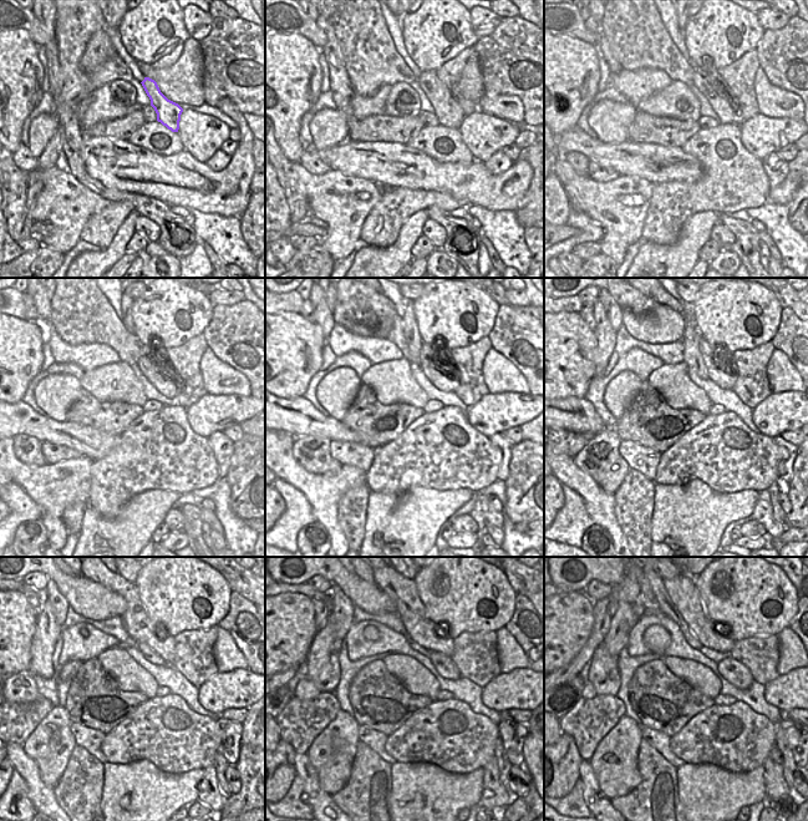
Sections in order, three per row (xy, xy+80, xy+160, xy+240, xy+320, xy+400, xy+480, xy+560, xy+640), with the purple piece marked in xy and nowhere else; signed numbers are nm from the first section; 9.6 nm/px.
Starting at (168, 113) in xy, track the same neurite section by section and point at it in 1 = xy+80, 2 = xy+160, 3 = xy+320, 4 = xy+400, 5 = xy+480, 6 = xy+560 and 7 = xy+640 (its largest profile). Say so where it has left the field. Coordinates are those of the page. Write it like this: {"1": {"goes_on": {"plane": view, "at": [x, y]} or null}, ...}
{"1": {"goes_on": {"plane": "xy+80", "at": [447, 110]}}, "2": {"goes_on": {"plane": "xy+160", "at": [726, 106]}}, "3": {"goes_on": {"plane": "xy+320", "at": [436, 369]}}, "4": {"goes_on": {"plane": "xy+400", "at": [720, 371]}}, "5": {"goes_on": {"plane": "xy+480", "at": [138, 626]}}, "6": {"goes_on": {"plane": "xy+560", "at": [422, 631]}}, "7": {"goes_on": {"plane": "xy+640", "at": [681, 589]}}}

